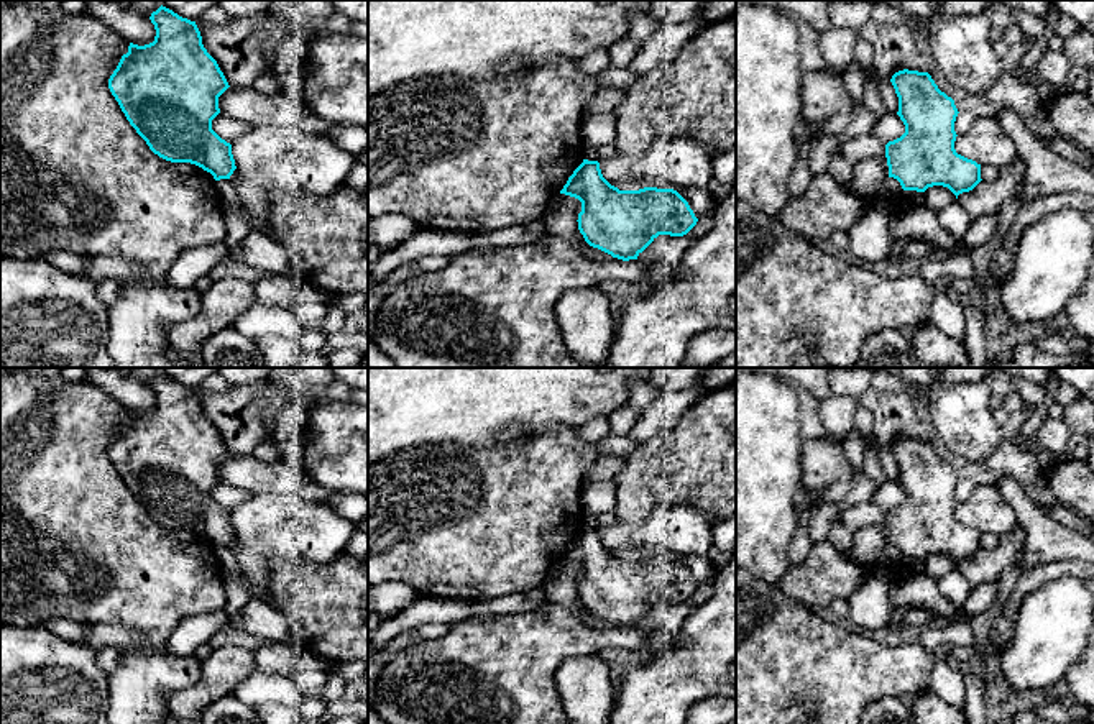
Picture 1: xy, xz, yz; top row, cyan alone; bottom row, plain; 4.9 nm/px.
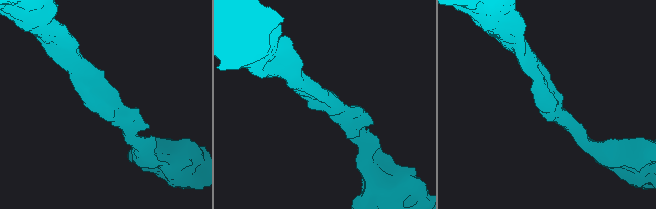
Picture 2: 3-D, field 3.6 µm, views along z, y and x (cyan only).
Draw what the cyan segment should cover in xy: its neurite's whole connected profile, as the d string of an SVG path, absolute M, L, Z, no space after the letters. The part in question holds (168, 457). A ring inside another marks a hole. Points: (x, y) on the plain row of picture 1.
M163 373L149 387L156 397L154 409L145 414L130 410L108 447L112 463L154 522L171 530L195 532L215 548L230 547L237 537L232 512L212 497L212 488L220 481L218 465L230 455L223 440L204 415L195 389Z

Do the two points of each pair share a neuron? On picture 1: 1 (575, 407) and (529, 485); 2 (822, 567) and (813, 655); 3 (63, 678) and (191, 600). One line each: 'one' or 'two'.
1: two
2: two
3: two

